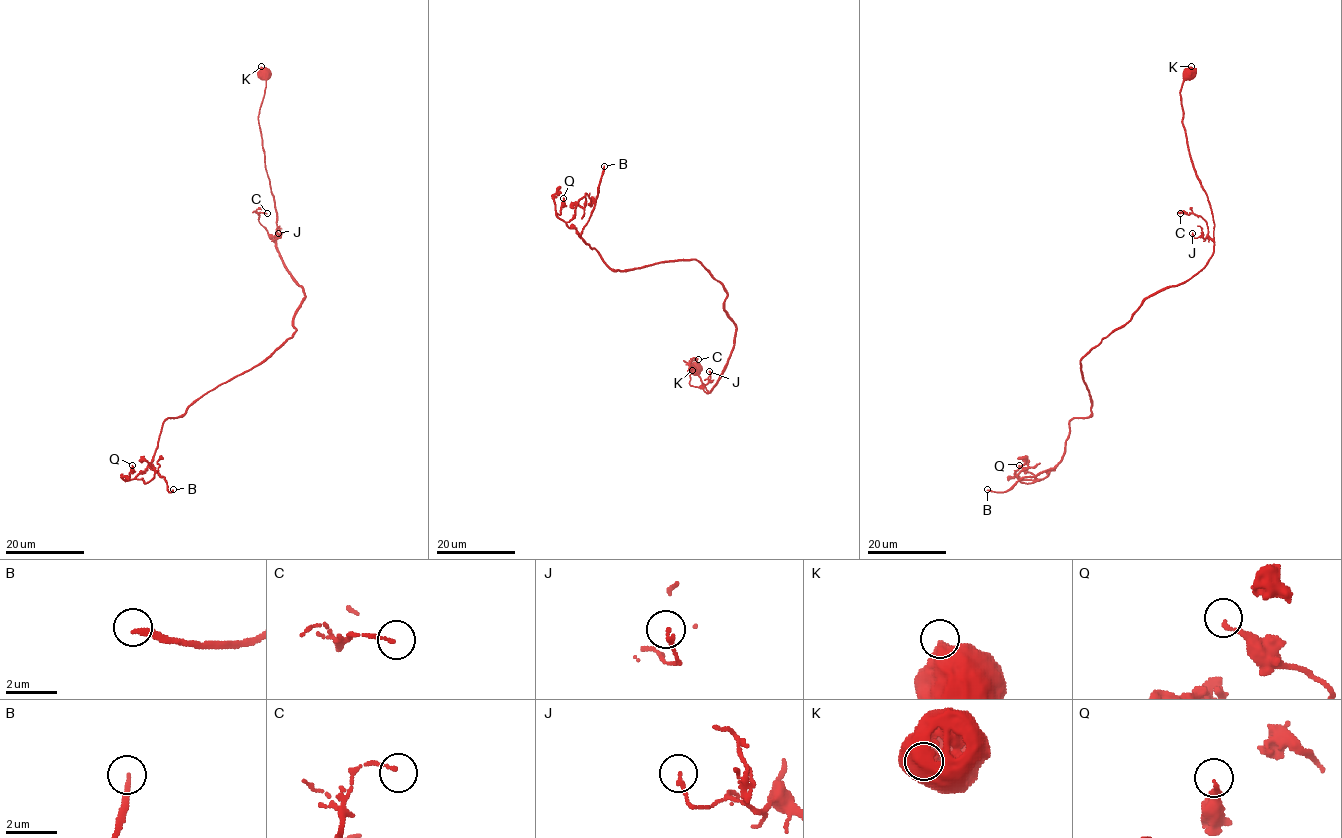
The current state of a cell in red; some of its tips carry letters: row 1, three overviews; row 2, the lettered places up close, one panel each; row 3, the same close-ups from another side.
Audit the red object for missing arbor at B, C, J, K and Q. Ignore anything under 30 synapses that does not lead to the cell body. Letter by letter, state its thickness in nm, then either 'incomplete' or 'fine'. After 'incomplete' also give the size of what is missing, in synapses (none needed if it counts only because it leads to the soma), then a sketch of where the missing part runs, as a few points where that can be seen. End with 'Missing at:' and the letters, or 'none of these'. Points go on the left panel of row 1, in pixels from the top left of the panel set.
B: 200 nm | incomplete | 100 syn | (173, 489), (174, 497), (170, 502), (154, 507), (139, 528), (146, 529), (157, 541), (169, 538)
C: 110 nm | fine
J: 160 nm | fine
K: 800 nm | fine
Q: 160 nm | fine
Missing at: B

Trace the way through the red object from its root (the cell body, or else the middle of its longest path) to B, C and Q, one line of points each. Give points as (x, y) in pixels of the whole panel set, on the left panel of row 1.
B: (294, 327), (294, 334), (266, 360), (164, 422), (150, 467), (173, 489)
C: (294, 327), (294, 315), (304, 293), (280, 256), (277, 244), (259, 221), (257, 213), (267, 213)
Q: (294, 327), (294, 334), (266, 360), (207, 391), (179, 417), (168, 418), (153, 461), (125, 480), (132, 465)

